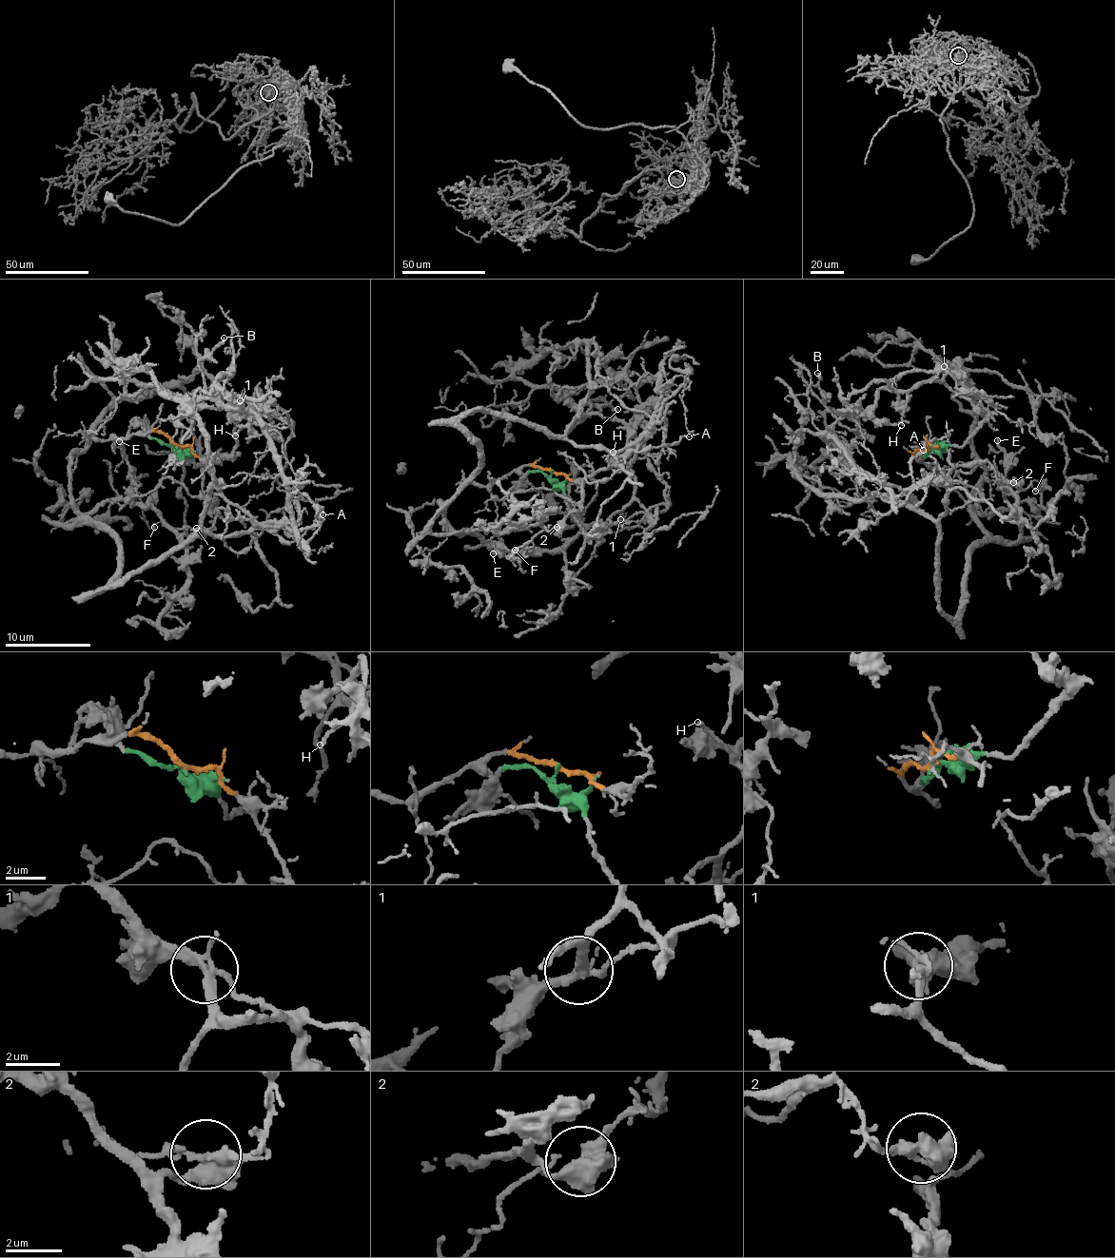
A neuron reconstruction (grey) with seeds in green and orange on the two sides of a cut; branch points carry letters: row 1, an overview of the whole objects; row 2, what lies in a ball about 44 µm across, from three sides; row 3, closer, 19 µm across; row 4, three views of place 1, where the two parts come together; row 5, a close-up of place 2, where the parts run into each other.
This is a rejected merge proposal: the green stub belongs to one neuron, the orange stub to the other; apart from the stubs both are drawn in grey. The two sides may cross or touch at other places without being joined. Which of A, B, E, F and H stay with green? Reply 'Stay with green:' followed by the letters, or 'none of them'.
Stay with green: B, E, H

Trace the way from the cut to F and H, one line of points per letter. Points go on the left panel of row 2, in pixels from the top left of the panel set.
F: (175, 445), (191, 448), (212, 474), (219, 490), (213, 521), (202, 531), (175, 530), (162, 521), (155, 528)
H: (176, 447), (195, 468), (223, 459), (236, 442), (233, 434), (241, 421), (254, 416), (255, 413), (236, 435)

